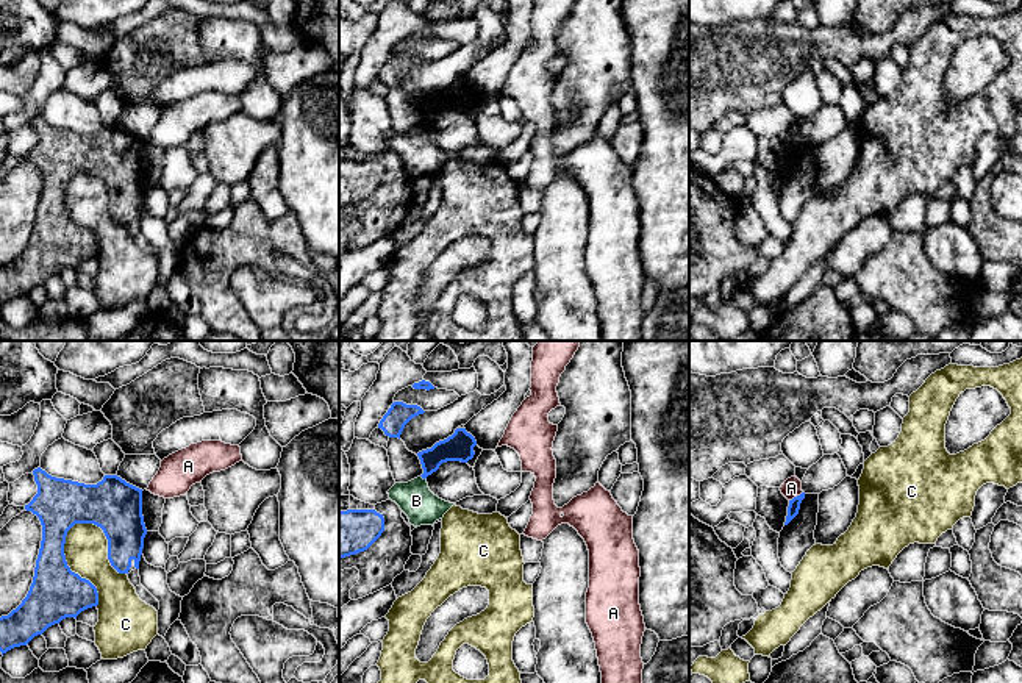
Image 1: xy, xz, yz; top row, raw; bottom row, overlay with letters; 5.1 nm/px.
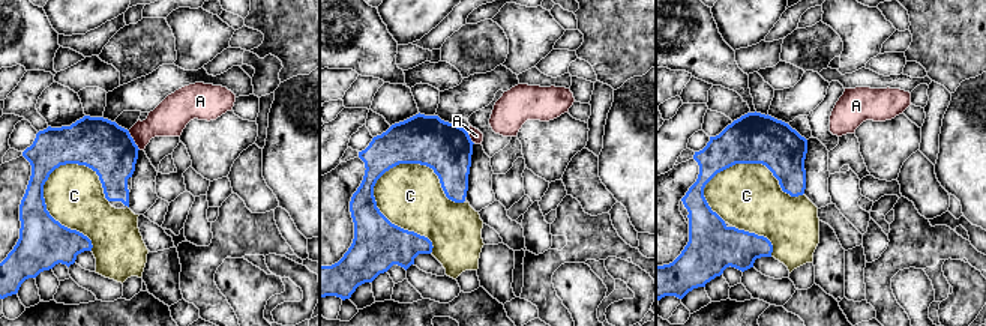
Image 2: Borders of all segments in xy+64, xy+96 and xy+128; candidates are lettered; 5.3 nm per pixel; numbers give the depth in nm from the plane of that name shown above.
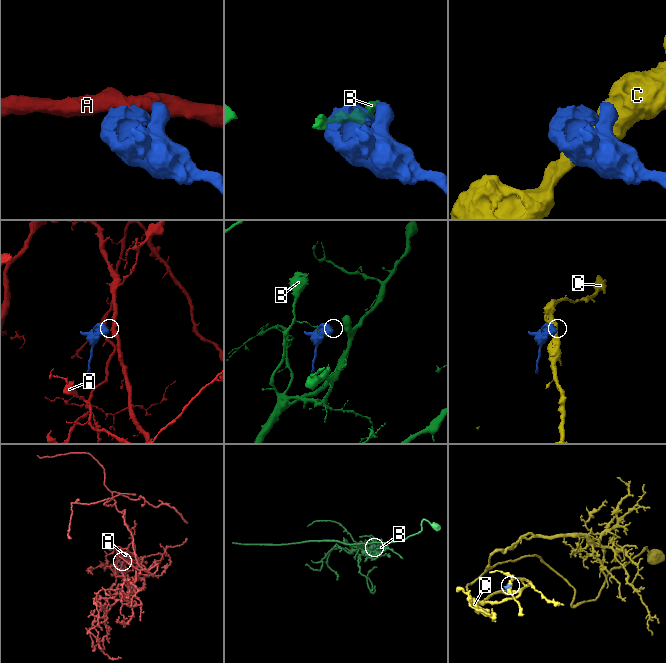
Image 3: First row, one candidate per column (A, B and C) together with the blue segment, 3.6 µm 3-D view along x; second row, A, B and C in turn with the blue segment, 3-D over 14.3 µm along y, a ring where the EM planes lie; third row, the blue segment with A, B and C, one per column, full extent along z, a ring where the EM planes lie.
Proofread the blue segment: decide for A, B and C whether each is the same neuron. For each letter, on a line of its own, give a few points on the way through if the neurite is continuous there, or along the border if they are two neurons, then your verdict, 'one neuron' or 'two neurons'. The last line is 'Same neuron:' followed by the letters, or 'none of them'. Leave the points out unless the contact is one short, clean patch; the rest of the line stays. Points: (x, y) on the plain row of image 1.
A: border yz (802, 141), (789, 150); two neurons
B: two neurons
C: two neurons
Same neuron: none of them

